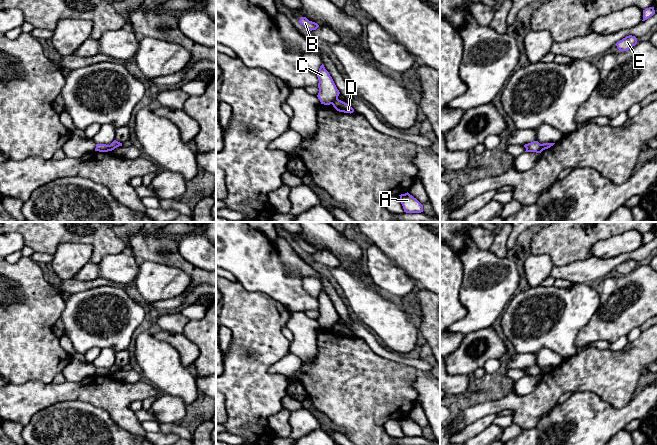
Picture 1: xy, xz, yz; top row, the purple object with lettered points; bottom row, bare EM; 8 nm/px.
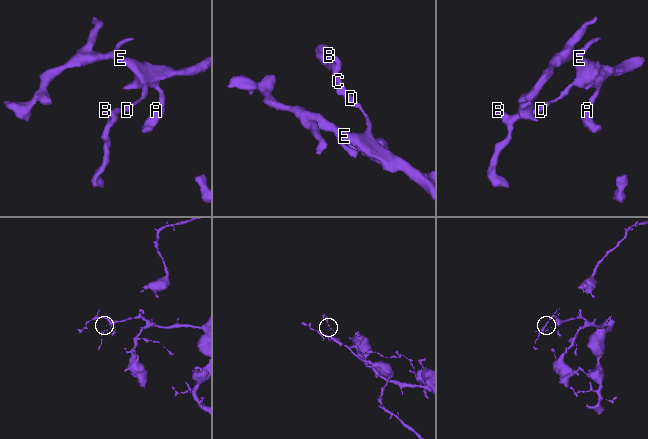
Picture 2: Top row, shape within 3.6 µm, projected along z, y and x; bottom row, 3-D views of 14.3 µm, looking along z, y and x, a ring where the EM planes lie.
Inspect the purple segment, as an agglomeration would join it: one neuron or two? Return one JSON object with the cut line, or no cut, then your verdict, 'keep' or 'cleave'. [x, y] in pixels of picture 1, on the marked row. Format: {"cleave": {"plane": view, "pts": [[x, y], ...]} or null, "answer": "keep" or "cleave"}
{"cleave": {"plane": "xz", "pts": [[337, 97], [331, 103]]}, "answer": "cleave"}

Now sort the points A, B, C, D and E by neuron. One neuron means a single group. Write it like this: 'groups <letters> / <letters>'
groups A D E / B C

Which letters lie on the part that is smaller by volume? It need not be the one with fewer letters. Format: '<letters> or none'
B, C

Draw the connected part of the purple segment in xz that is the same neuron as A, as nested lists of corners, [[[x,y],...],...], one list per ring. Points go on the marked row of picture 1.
[[[408,192],[401,194],[400,201],[406,213],[421,213],[423,212],[423,205]]]

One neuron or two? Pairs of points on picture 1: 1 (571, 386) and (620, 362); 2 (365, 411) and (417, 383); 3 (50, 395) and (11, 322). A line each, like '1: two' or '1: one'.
1: one
2: two
3: two

